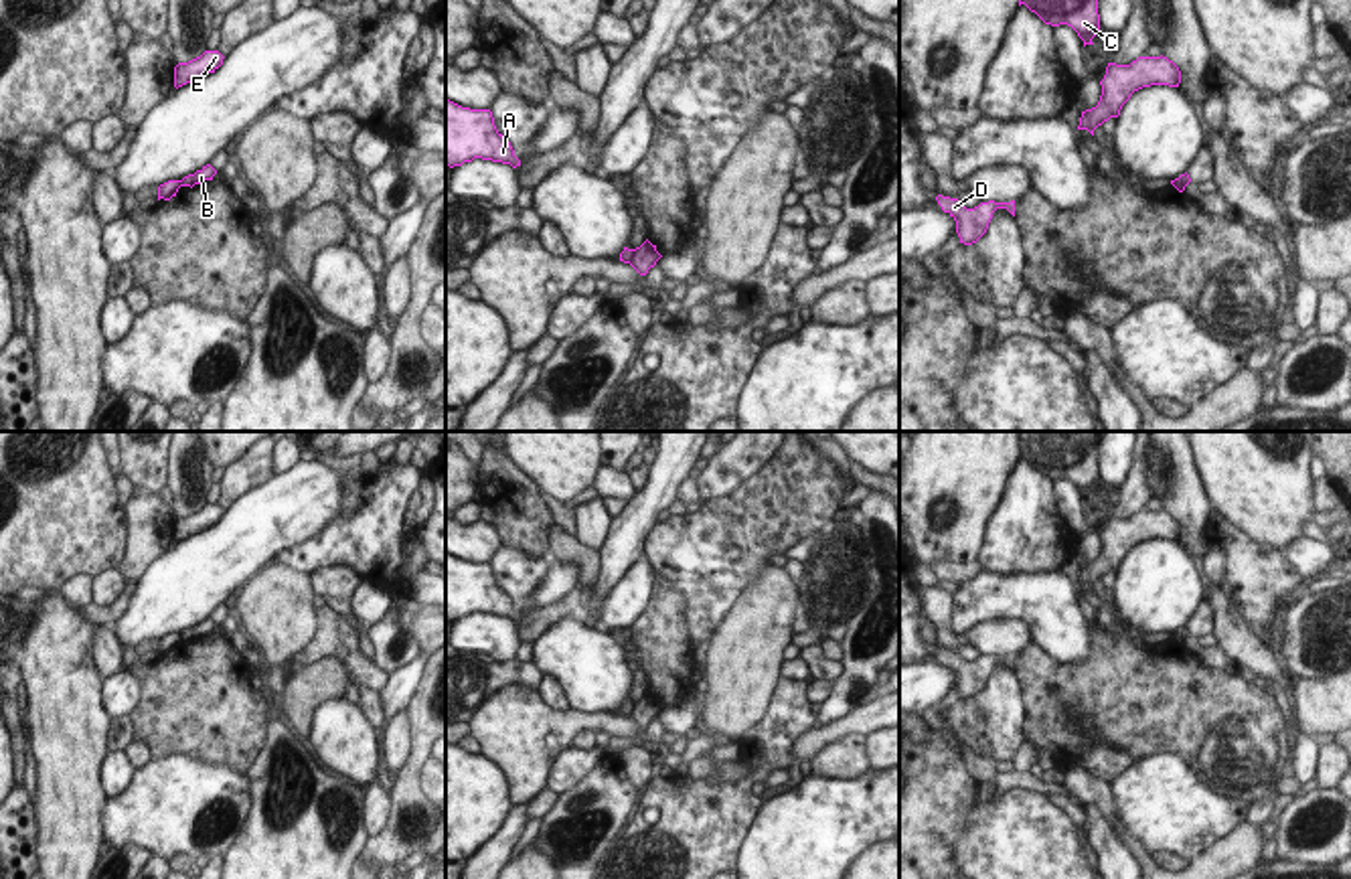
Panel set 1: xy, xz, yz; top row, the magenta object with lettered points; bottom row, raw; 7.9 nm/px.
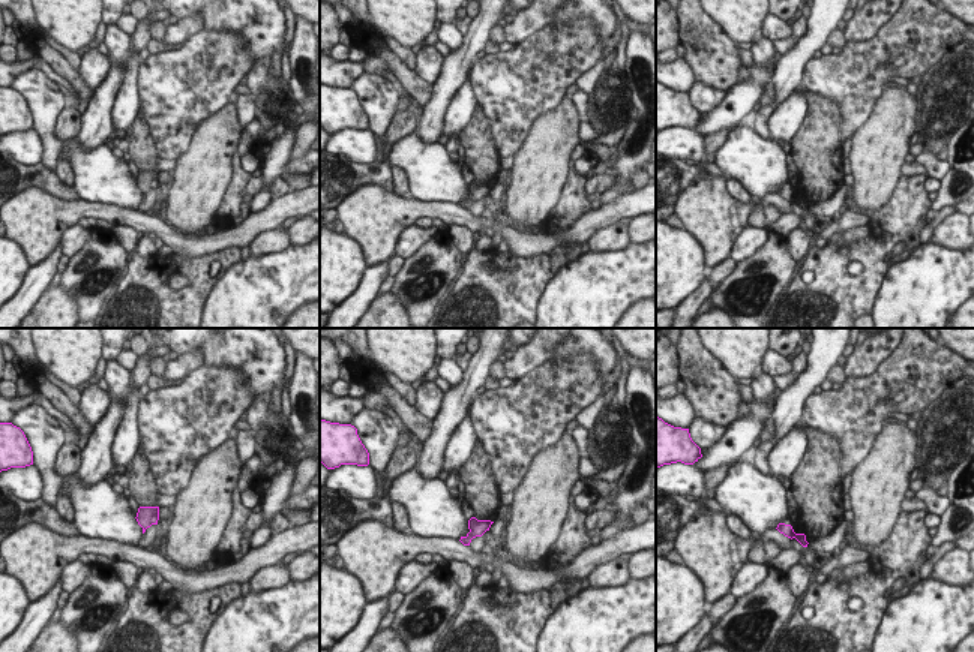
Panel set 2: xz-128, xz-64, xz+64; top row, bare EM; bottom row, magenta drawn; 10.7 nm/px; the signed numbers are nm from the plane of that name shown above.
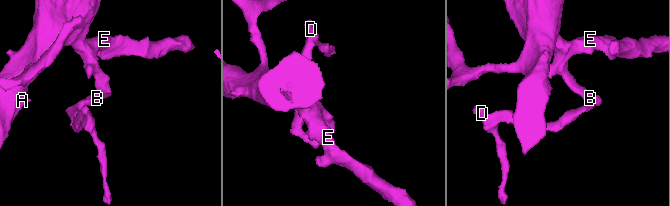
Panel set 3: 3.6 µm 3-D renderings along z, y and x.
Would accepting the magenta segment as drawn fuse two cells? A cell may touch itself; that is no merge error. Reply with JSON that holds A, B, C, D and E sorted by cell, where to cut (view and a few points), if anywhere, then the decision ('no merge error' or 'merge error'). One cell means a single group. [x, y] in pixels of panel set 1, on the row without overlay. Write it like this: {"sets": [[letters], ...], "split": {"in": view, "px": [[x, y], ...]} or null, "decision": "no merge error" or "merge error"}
{"sets": [["A", "B", "C", "E"], ["D"]], "split": {"in": "xy", "px": [[179, 634], [181, 638]]}, "decision": "merge error"}

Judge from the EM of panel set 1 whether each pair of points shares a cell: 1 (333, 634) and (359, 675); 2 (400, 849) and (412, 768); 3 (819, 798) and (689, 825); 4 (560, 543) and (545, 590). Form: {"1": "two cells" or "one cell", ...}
{"1": "one cell", "2": "one cell", "3": "two cells", "4": "two cells"}

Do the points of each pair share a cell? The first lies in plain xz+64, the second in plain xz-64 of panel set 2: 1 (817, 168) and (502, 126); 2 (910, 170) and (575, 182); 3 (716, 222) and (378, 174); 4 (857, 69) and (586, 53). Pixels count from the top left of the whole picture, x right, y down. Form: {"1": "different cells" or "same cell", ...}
{"1": "different cells", "2": "different cells", "3": "different cells", "4": "same cell"}

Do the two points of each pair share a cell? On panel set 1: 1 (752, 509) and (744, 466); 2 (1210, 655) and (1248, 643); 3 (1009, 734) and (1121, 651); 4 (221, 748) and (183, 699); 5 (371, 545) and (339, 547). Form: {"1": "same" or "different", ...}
{"1": "different", "2": "different", "3": "different", "4": "same", "5": "same"}

